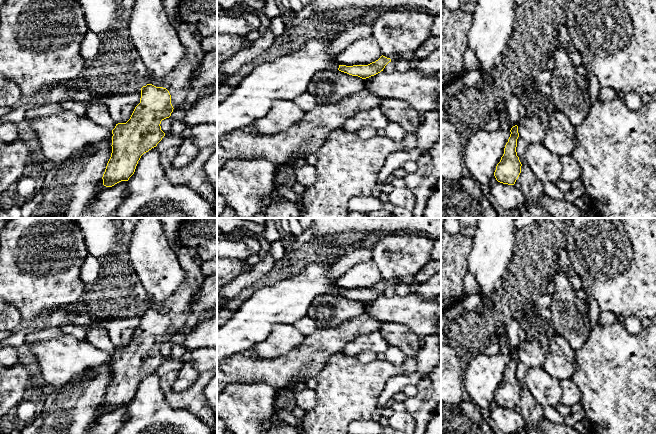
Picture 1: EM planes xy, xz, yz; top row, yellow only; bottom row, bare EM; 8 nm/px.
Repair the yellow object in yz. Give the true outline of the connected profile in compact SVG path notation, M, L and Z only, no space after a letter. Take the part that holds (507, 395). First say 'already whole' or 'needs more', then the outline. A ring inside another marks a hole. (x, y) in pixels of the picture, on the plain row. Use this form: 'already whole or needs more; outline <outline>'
already whole; outline M513 350L510 356L510 361L504 372L504 378L496 390L494 400L500 407L514 409L521 397L522 390L516 376L519 361L518 350Z

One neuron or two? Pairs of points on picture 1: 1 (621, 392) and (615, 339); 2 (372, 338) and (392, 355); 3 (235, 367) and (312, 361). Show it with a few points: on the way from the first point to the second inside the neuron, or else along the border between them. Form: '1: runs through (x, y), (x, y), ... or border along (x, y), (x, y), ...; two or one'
1: runs through (620, 379), (620, 365), (615, 360), (615, 352); one
2: border along (390, 347), (384, 353); two
3: runs through (254, 367), (293, 367); one

